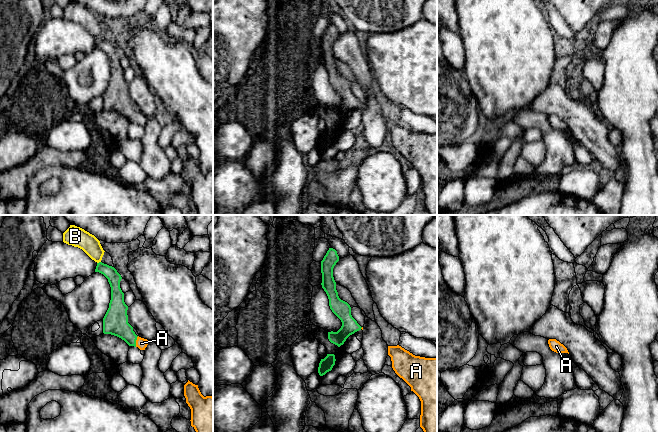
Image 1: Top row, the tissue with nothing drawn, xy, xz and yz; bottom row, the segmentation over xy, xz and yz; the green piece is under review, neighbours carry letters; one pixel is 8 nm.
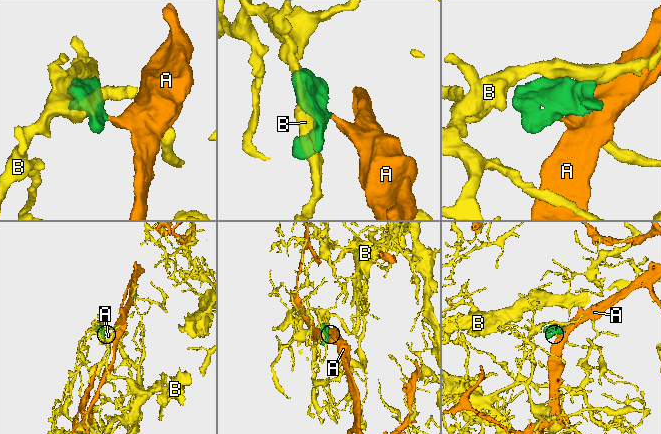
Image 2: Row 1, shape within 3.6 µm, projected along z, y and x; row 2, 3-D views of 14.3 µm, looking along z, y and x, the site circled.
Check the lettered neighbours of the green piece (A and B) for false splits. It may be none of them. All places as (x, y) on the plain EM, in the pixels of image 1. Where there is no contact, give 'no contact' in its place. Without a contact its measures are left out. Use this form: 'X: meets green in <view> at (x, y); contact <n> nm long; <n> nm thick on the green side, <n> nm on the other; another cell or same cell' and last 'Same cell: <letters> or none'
A: meets green in xy at (135, 117); contact 90 nm long; 200 nm thick on the green side, 90 nm on the other; same cell
B: meets green in xy at (99, 38); contact 40 nm long; 110 nm thick on the green side, 150 nm on the other; another cell
Same cell: A

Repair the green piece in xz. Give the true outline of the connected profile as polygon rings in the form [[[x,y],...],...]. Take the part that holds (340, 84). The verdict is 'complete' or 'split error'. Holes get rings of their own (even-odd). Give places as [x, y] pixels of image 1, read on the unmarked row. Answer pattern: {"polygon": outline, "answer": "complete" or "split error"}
{"polygon": [[[329,24],[321,37],[321,61],[328,72],[330,85],[342,98],[342,102],[337,108],[328,108],[329,117],[340,123],[350,111],[361,106],[362,103],[352,93],[350,81],[338,72],[336,58],[333,53],[333,44],[338,37],[337,27]]], "answer": "complete"}

